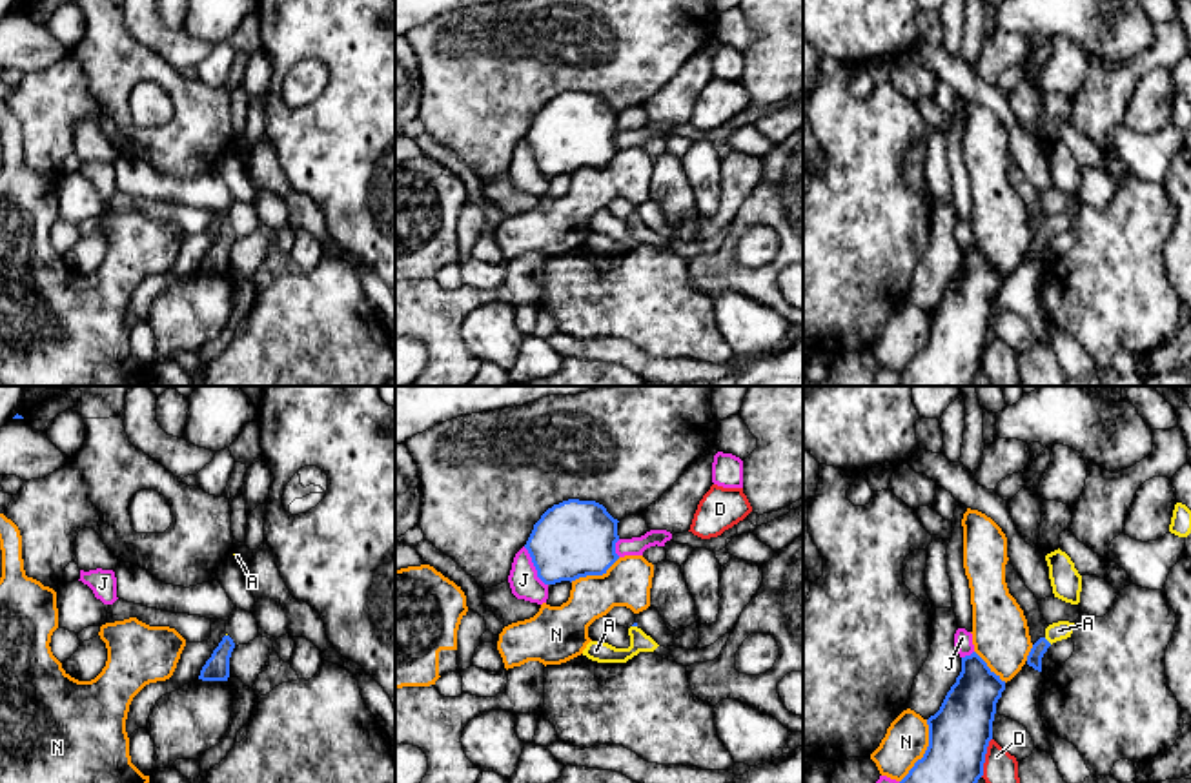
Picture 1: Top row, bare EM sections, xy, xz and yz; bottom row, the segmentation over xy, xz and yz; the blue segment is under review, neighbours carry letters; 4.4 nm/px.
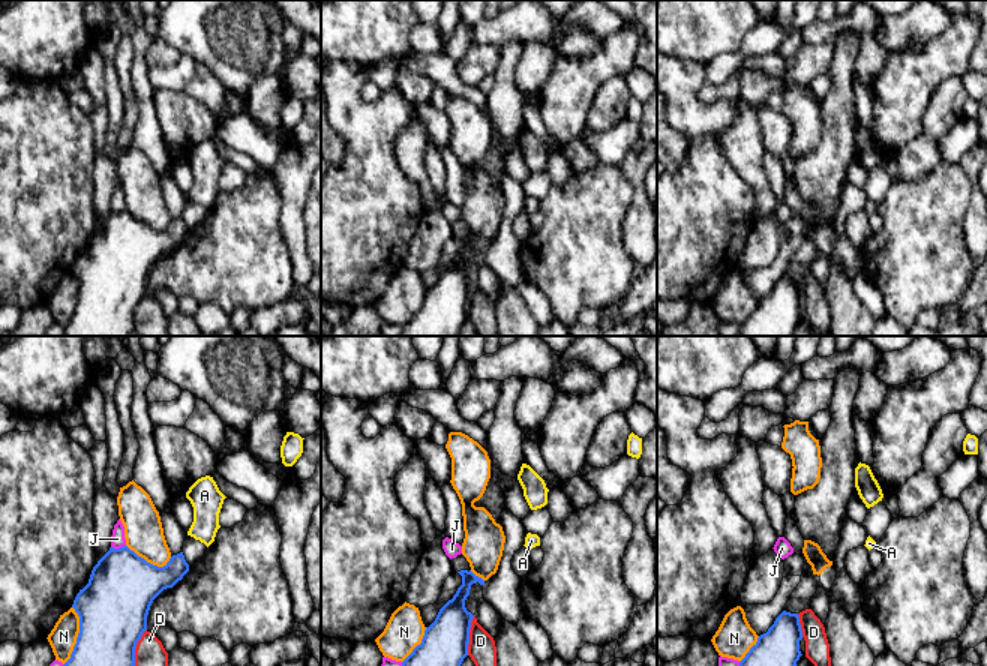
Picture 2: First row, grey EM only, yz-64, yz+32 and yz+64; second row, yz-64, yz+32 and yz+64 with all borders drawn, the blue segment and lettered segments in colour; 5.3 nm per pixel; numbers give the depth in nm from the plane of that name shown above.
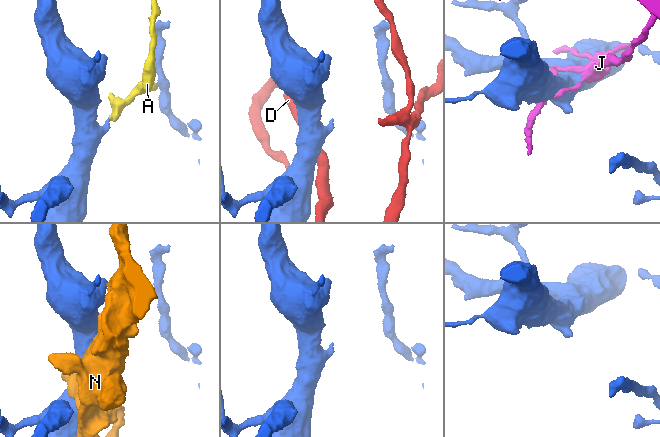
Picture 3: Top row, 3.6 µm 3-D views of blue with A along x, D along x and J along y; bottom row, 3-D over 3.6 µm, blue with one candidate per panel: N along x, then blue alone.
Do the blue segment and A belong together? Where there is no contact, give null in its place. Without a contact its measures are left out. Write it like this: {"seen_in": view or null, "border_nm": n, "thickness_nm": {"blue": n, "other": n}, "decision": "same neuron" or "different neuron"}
{"seen_in": "yz", "border_nm": 50, "thickness_nm": {"blue": 70, "other": 80}, "decision": "same neuron"}

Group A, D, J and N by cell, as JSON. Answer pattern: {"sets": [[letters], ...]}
{"sets": [["A"], ["D"], ["J"], ["N"]]}

